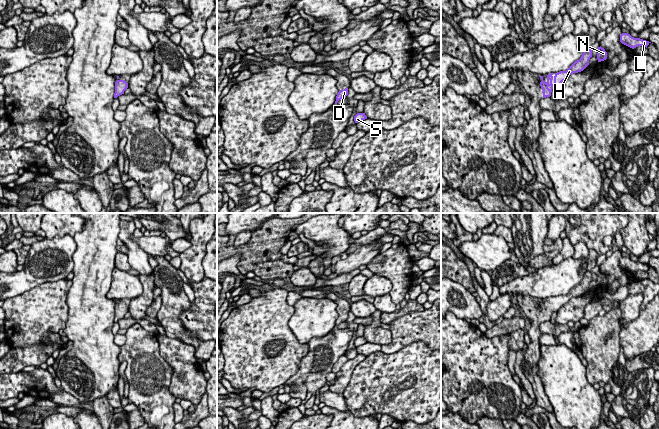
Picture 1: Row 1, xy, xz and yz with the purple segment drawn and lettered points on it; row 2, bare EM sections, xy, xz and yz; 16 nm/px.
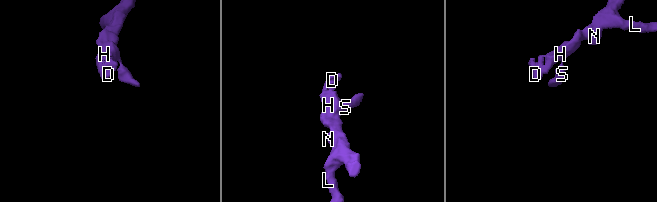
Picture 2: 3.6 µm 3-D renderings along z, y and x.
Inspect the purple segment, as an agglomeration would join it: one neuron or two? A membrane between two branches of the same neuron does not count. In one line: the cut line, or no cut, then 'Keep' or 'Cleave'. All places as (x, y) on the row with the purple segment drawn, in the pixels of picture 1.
No split. Keep

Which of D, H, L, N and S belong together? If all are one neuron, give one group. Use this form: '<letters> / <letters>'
D H L N S

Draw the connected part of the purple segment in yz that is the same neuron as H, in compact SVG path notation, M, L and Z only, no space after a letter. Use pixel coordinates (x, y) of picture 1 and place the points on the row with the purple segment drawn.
M586 47L581 58L575 61L566 71L560 71L555 73L554 77L553 73L547 75L547 81L543 80L543 76L539 76L542 80L540 82L540 86L542 88L543 98L550 97L553 88L558 88L558 86L565 81L571 74L578 73L583 71L588 65L589 60L592 57L592 50L589 47Z

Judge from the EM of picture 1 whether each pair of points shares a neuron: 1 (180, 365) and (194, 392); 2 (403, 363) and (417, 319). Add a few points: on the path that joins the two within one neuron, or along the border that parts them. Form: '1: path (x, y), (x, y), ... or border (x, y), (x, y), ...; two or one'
1: path (186, 372), (188, 382), (191, 385); one
2: border (430, 348), (414, 341), (387, 353); two

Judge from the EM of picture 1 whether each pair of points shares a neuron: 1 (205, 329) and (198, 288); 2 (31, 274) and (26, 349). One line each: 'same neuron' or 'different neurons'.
1: same neuron
2: different neurons

